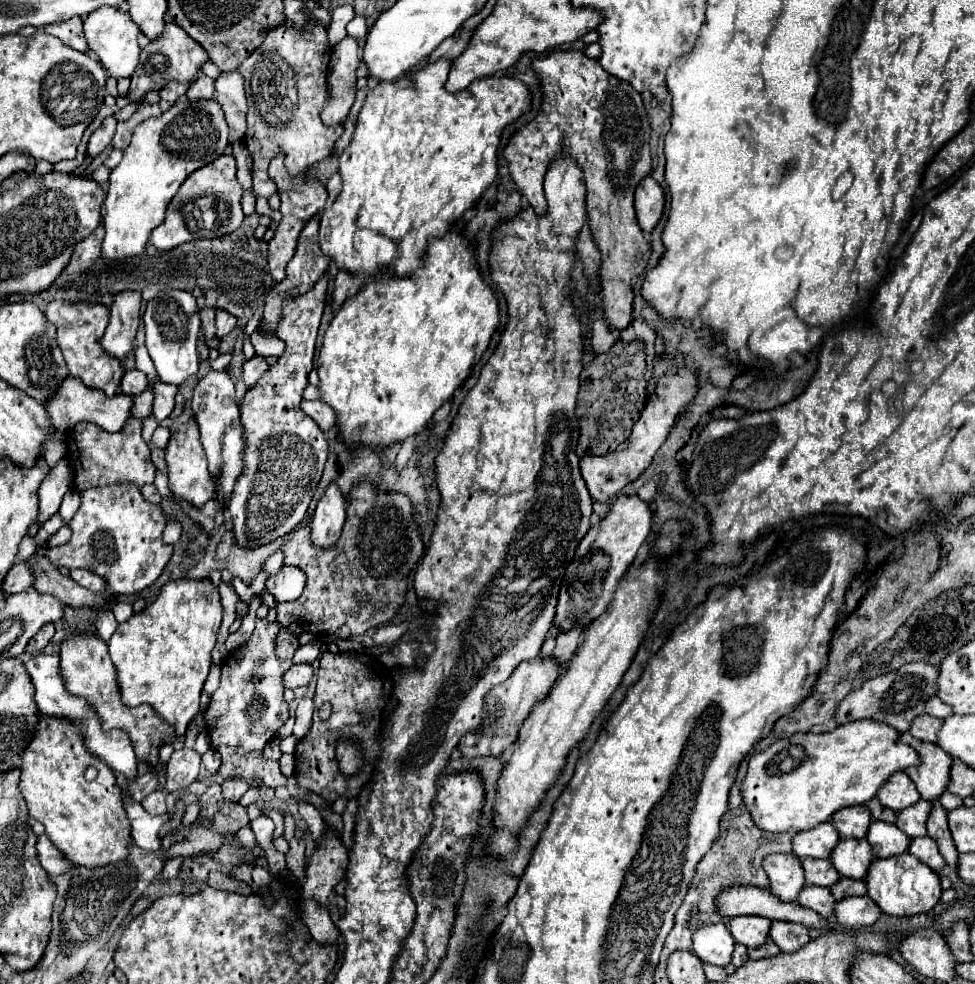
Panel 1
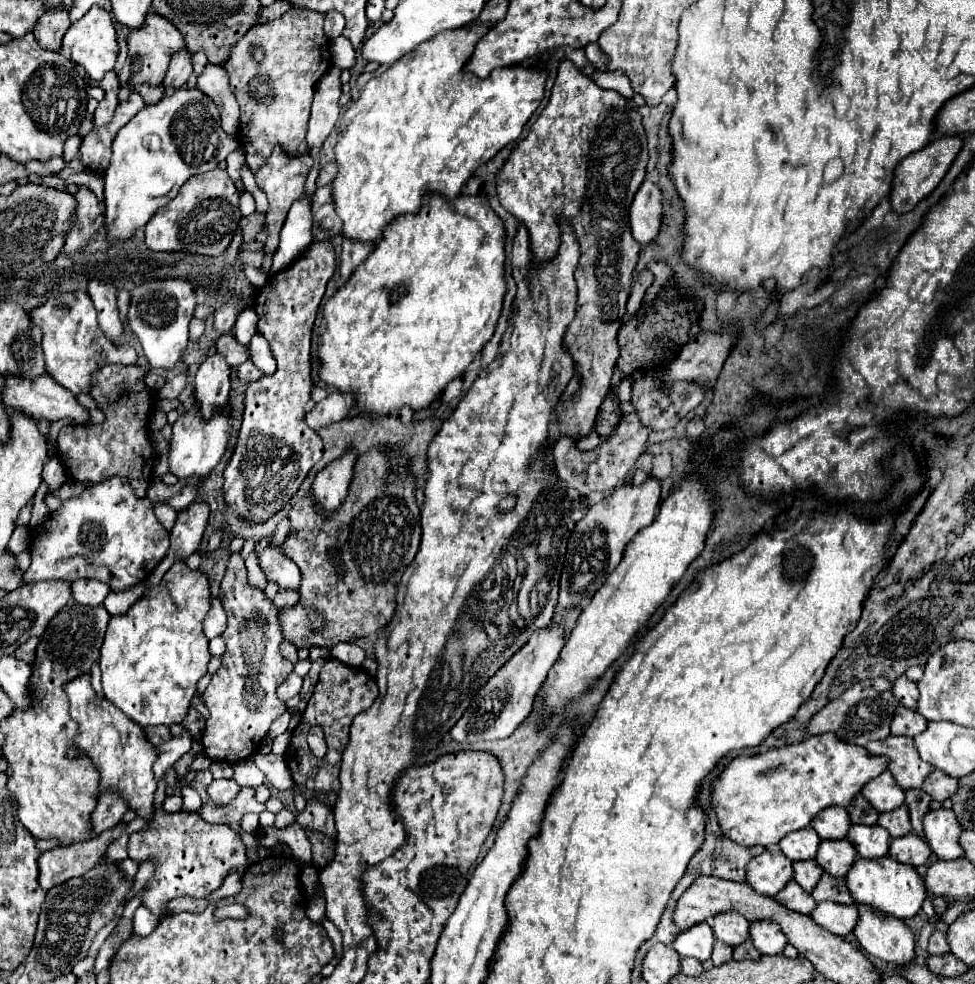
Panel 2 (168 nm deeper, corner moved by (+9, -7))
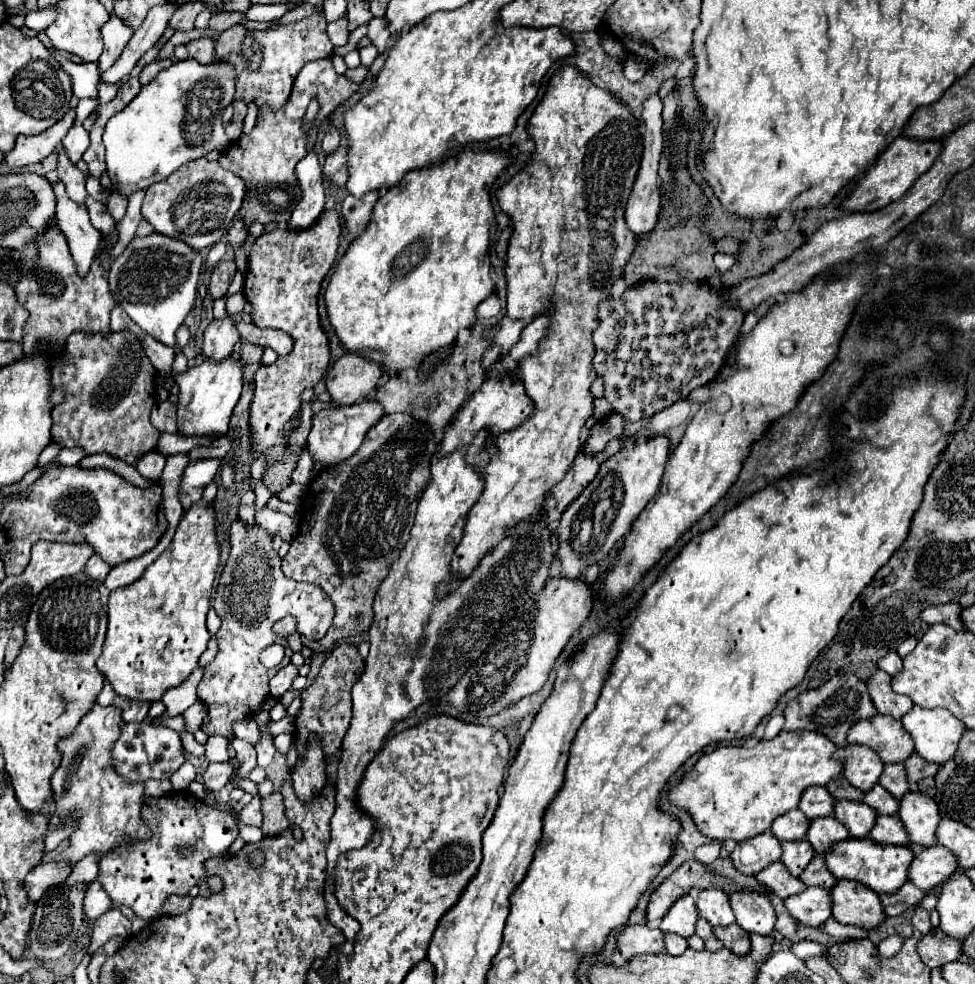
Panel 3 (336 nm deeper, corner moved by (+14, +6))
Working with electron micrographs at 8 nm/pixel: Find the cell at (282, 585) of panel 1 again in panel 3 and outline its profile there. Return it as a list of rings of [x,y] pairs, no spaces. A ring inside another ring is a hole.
[[[267,506],[261,512],[257,512],[255,524],[261,530],[269,532],[271,536],[281,536],[281,540],[285,540],[285,542],[293,540],[293,534],[297,534],[297,524],[287,514],[273,512]]]

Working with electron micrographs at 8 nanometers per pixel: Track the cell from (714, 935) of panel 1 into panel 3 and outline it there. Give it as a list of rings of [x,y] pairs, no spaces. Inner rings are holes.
[[[687,894],[687,896],[679,898],[673,904],[673,908],[665,914],[665,918],[661,920],[661,930],[679,934],[683,938],[691,938],[695,934],[697,918],[699,918],[699,912],[697,912],[695,900]]]

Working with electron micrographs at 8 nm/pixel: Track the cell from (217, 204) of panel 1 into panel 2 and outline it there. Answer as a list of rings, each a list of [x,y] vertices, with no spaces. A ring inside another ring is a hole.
[[[214,169],[192,175],[174,201],[170,201],[150,223],[146,223],[146,245],[152,251],[186,251],[208,257],[222,255],[242,219],[238,209],[238,191],[226,171]]]

